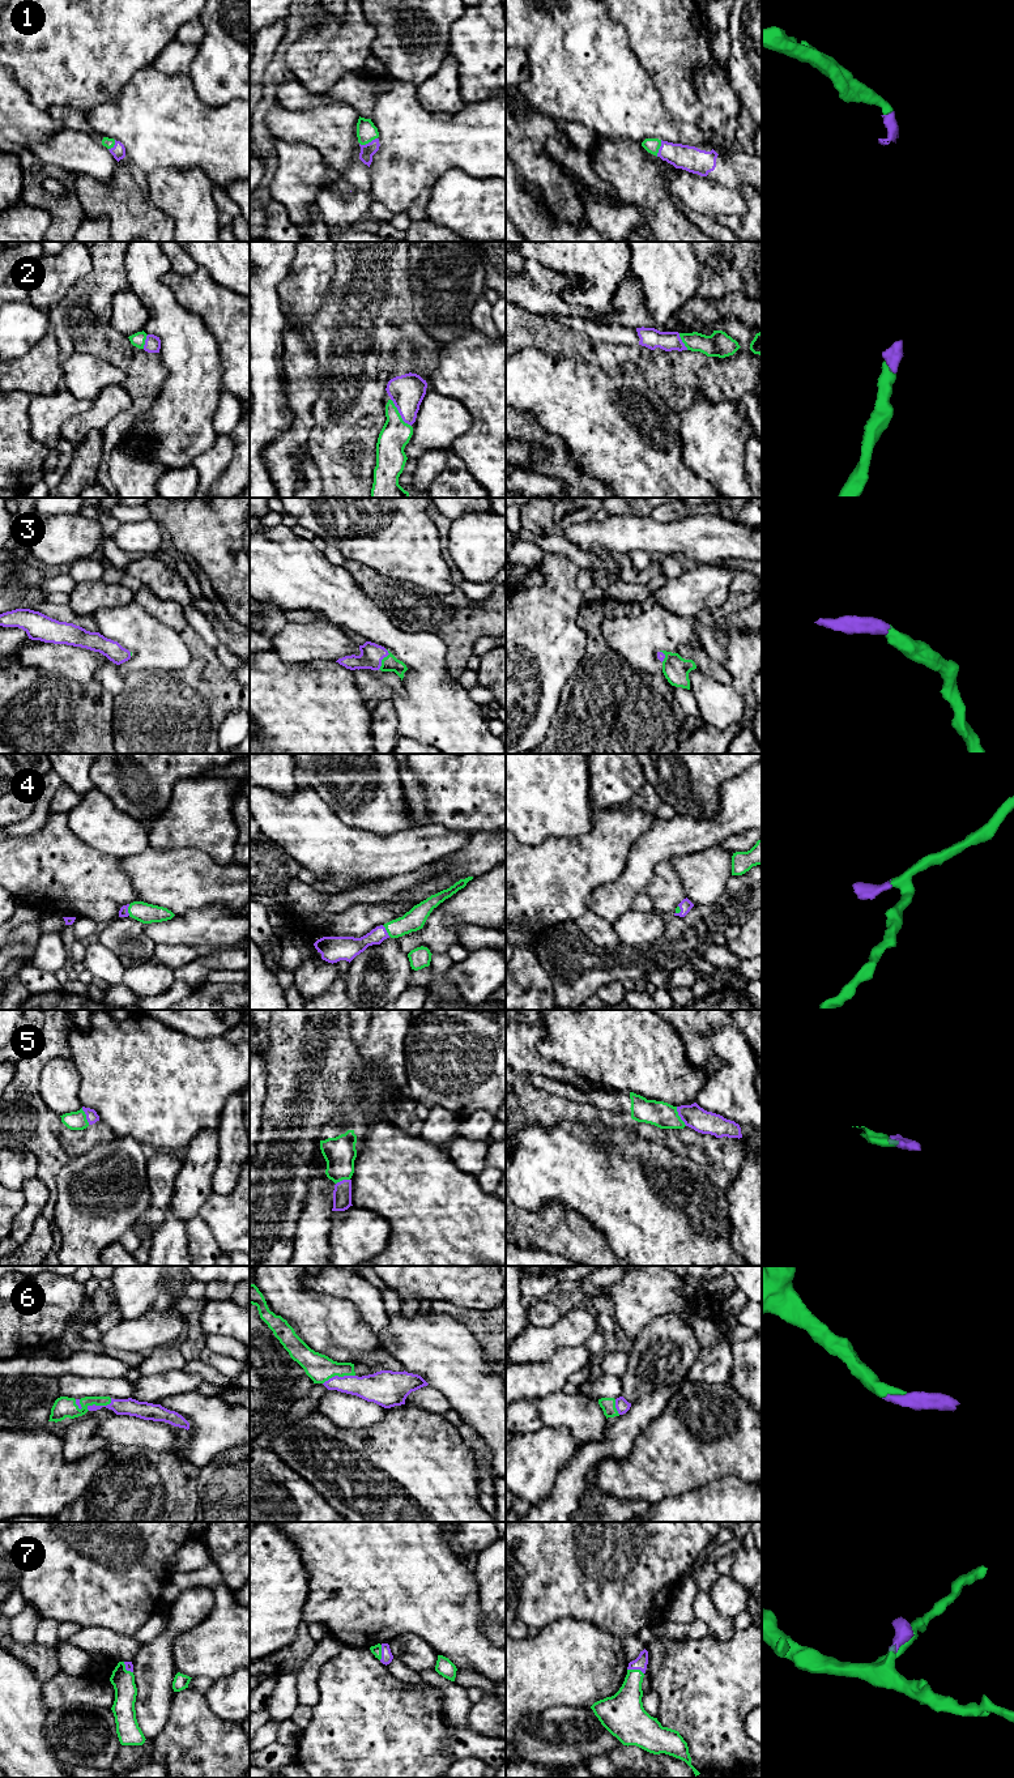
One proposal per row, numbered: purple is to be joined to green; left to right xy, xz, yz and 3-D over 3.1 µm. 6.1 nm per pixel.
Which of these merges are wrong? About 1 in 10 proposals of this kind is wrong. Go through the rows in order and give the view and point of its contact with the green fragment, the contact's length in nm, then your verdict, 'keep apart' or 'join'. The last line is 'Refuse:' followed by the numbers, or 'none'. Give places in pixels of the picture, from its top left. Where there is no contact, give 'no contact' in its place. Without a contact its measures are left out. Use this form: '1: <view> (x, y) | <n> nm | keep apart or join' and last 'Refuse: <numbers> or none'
1: xz (367, 143) | 120 nm | join
2: xz (399, 413) | 220 nm | join
3: xz (382, 660) | 140 nm | join
4: xy (128, 909) | 70 nm | join
5: yz (678, 1116) | 140 nm | join
6: xy (99, 1405) | 170 nm | join
7: yz (635, 1670) | 110 nm | join
Refuse: none

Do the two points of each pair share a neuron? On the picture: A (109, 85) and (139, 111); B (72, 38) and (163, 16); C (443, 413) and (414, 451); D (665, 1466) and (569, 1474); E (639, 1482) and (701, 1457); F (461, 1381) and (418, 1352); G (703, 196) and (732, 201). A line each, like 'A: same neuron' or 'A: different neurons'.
A: different neurons
B: same neuron
C: same neuron
D: different neurons
E: same neuron
F: same neuron
G: same neuron

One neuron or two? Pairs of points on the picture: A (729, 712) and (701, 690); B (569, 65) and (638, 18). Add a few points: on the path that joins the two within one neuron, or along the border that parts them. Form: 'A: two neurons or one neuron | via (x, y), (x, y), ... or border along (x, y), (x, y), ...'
A: one neuron | via (723, 707), (707, 693)
B: two neurons | border along (609, 13), (625, 30), (627, 43), (635, 55)

